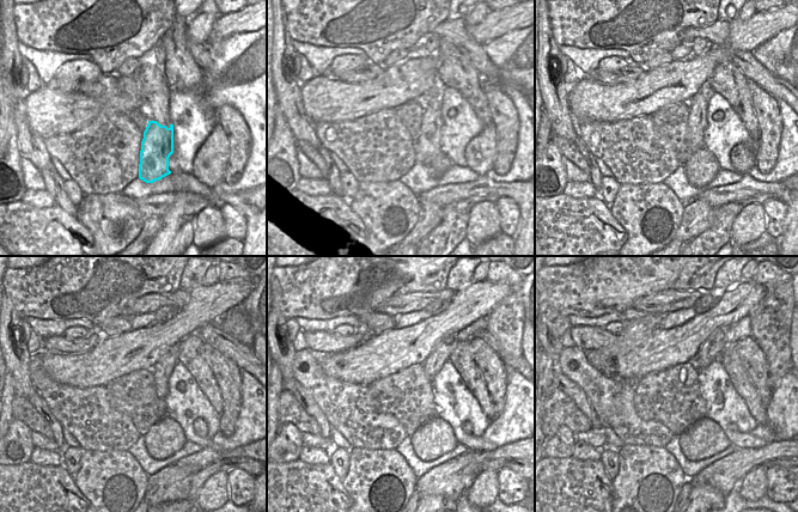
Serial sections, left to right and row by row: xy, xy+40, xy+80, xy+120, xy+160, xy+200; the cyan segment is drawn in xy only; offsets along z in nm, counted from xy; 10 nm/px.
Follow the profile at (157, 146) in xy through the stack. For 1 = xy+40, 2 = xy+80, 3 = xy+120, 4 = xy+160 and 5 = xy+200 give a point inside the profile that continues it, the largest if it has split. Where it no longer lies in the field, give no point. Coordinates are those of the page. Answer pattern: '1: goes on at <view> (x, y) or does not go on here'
1: goes on at xy+40 (427, 145)
2: goes on at xy+80 (698, 123)
3: goes on at xy+120 (162, 371)
4: goes on at xy+160 (440, 354)
5: goes on at xy+200 (713, 346)

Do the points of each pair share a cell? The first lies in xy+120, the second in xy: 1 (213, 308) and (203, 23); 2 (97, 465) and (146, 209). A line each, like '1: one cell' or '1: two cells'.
1: two cells
2: two cells

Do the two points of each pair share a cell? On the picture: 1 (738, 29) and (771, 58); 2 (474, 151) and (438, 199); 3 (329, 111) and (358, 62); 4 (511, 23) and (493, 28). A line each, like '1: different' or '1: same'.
1: different
2: different
3: different
4: same

